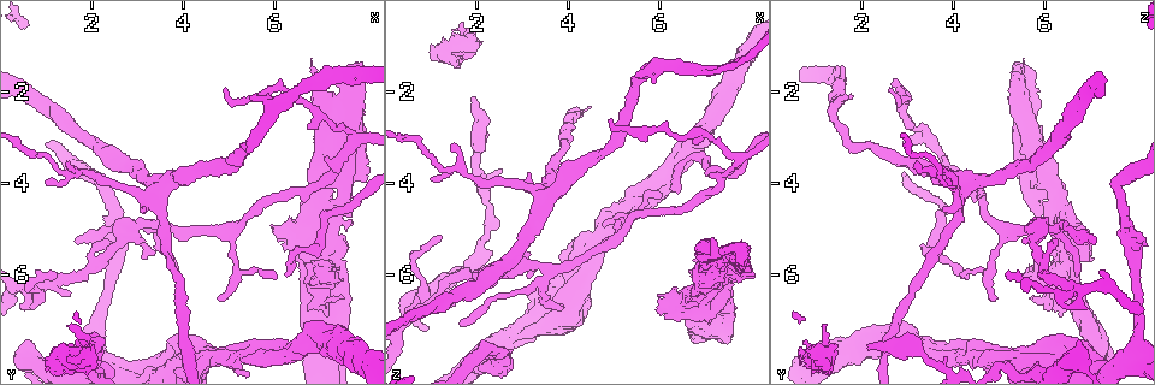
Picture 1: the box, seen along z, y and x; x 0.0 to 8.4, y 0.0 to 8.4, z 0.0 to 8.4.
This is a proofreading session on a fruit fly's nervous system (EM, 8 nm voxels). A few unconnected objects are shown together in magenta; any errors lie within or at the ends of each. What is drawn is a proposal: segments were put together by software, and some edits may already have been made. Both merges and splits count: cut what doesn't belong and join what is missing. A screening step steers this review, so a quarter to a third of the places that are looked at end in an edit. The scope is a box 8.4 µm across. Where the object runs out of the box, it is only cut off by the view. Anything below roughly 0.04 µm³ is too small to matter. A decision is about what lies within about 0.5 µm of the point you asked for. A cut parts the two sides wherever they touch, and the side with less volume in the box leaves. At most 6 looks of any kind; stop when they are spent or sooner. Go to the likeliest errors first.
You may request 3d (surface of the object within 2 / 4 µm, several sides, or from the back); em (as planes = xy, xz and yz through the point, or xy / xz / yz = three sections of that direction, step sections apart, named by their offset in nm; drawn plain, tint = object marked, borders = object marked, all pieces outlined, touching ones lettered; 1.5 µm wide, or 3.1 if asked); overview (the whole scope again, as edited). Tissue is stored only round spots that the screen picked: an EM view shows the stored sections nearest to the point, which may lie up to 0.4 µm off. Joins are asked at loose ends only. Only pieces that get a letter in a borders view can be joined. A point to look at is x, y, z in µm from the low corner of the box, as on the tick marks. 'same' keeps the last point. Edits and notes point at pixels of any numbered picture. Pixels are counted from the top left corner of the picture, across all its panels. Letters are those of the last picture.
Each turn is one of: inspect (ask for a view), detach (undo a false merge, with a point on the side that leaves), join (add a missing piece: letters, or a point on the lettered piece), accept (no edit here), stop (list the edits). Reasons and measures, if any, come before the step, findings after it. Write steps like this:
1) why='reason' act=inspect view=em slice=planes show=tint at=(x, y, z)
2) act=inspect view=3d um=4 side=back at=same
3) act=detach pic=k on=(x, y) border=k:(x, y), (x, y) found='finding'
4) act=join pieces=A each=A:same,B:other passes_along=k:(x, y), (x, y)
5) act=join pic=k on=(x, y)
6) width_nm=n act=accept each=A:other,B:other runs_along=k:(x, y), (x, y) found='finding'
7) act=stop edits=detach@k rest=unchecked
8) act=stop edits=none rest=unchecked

why='arms run side by side' act=inspect view=em slice=yz step=8 show=tint at=(7.15, 5.65, 6.45)

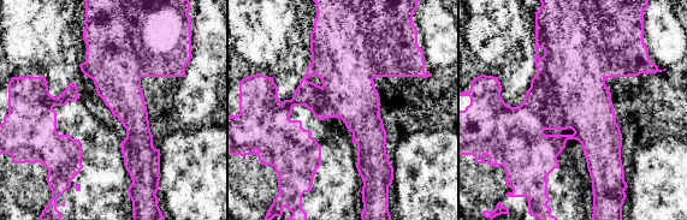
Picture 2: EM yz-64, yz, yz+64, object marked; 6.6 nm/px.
act=inspect view=em slice=yz step=8 show=borders at=same

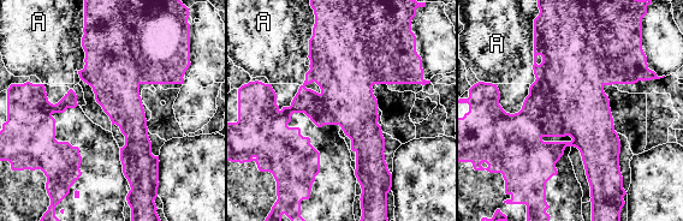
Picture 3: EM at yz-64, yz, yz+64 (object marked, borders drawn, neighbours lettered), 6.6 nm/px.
act=accept each=A:other found='continuous, no second neuron'

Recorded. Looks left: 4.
why='an open end' act=inspect view=3d um=2 at=(3.20, 4.50, 3.75)

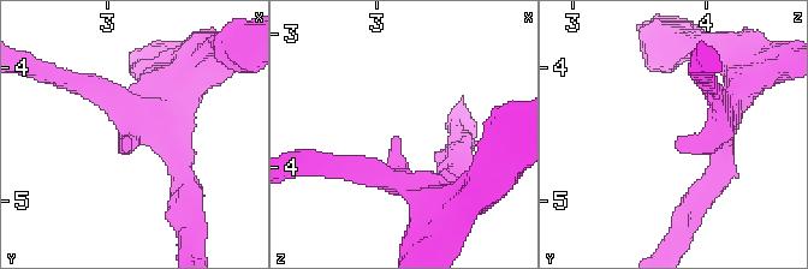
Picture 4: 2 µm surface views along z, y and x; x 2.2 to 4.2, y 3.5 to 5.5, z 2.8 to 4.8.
why='now the EM' act=inspect view=em slice=yz step=4 show=tint at=(3.14, 4.54, 3.78)

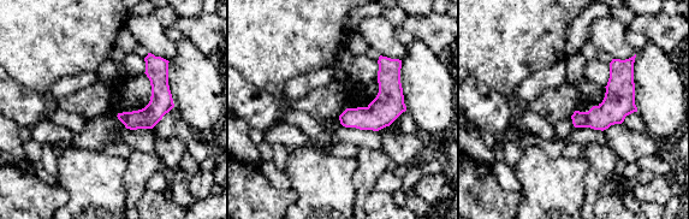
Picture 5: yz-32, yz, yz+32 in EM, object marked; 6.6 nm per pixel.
act=inspect view=em slice=planes show=borders at=same

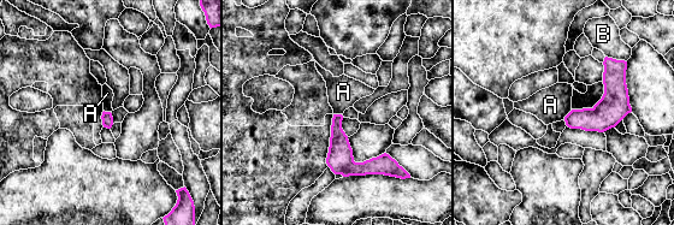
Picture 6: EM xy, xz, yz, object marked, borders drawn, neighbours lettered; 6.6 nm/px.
act=accept each=A:other,B:other border=6:(333, 113), (342, 116) found='no lettered piece goes on from it'

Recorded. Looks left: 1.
act=stop edits=none rest=unchecked

